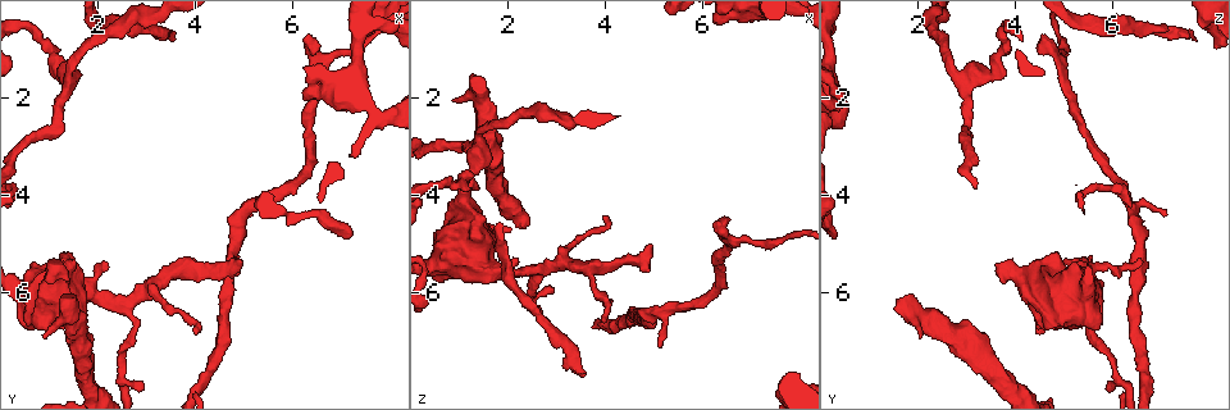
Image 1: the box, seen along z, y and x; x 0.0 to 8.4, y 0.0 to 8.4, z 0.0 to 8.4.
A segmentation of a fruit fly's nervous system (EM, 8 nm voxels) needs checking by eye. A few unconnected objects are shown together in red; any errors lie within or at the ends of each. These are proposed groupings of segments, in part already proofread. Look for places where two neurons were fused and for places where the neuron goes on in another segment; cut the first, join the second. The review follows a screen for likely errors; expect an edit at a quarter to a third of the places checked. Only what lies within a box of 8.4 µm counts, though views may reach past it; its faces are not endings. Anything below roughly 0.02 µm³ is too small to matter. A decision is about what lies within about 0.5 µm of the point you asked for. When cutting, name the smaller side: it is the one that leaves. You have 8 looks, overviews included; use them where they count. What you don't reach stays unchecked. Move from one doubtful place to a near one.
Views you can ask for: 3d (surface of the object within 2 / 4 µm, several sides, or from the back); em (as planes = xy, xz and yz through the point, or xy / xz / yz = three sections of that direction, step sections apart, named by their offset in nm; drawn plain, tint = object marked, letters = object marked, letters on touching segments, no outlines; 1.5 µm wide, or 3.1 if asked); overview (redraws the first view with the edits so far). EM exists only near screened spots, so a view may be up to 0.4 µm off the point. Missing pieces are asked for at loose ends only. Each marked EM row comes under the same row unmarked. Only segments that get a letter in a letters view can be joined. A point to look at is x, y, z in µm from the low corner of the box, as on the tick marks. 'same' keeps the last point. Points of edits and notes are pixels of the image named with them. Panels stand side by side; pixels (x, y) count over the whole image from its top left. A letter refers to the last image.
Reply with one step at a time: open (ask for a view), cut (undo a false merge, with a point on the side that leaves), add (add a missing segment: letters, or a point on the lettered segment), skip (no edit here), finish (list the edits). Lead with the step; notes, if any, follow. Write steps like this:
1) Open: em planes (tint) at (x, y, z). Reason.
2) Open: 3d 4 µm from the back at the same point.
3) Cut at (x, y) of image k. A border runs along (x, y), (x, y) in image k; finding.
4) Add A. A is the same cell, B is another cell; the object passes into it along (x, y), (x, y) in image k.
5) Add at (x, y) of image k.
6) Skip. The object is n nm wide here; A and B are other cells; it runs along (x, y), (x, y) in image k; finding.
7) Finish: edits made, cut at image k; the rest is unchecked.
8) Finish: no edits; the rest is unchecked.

Open: 3d 2 µm at (3.60, 0.85, 7.65). End of a long branch.

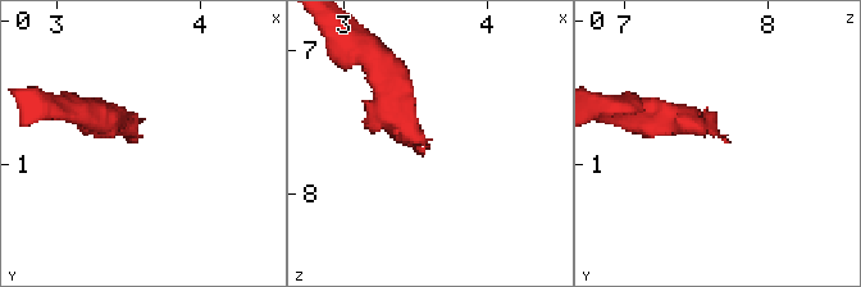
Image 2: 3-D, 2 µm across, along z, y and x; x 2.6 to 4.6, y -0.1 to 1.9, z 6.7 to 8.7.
Open: em xz step 8 (letters) at (3.56, 0.86, 7.70).

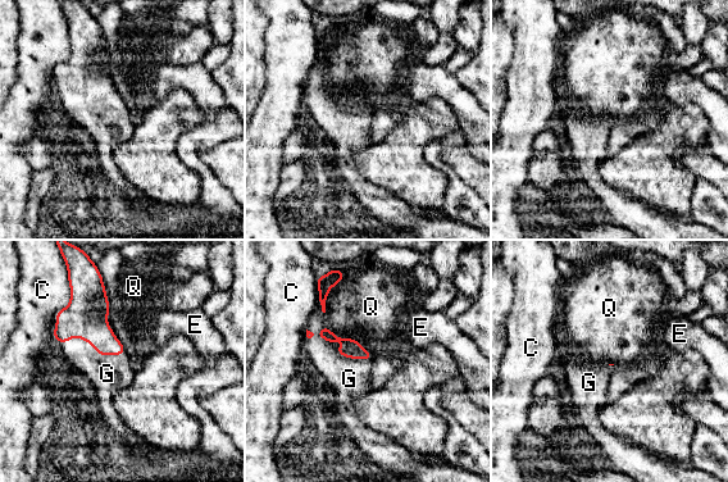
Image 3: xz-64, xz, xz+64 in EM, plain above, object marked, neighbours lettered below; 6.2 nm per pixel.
Add G. G is the same cell, C, E and Q are other cells; the object passes into it along (351, 349), (337, 351), (349, 378) in image 3; the neuron continues.

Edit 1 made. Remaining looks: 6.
Open: em yz step 4 (tint) at (1.25, 6.30, 1.55). Stops while still wide.

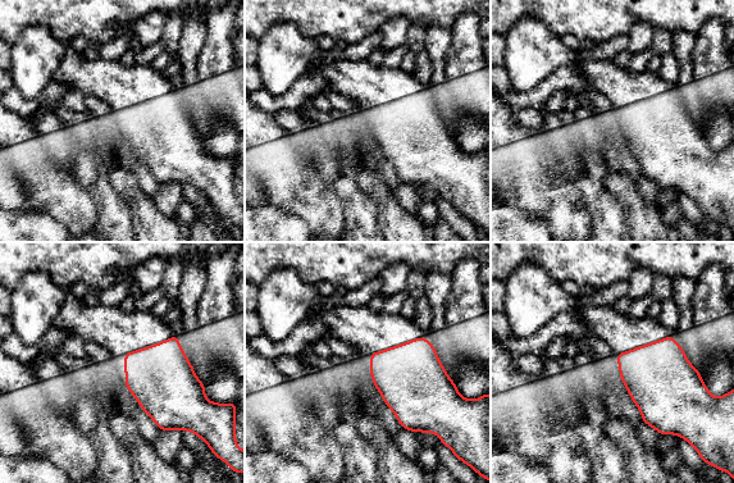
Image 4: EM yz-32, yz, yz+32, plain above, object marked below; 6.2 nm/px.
Open: em planes (letters) at the same point.

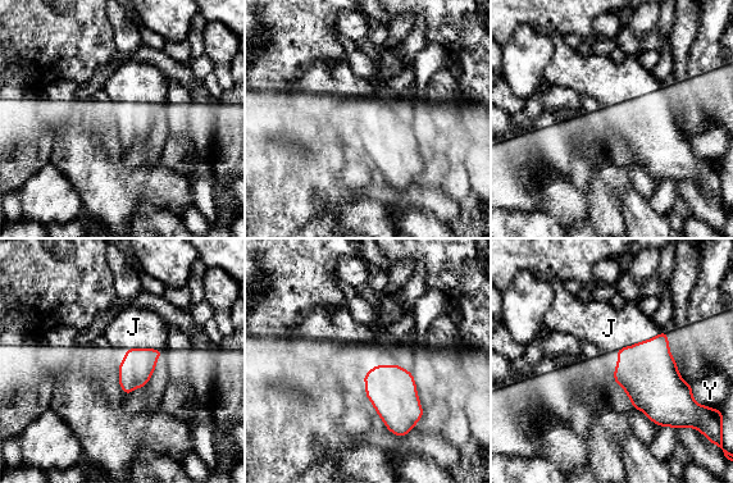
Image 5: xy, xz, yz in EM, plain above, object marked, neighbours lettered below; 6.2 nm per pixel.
Add J. J is the same cell, Y is another cell; the object passes into it along (646, 370), (640, 342), (609, 328) in image 5; it goes on there.

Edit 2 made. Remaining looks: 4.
Open: 3d 2 µm from the back at (1.05, 5.40, 3.60). Branch stops here.

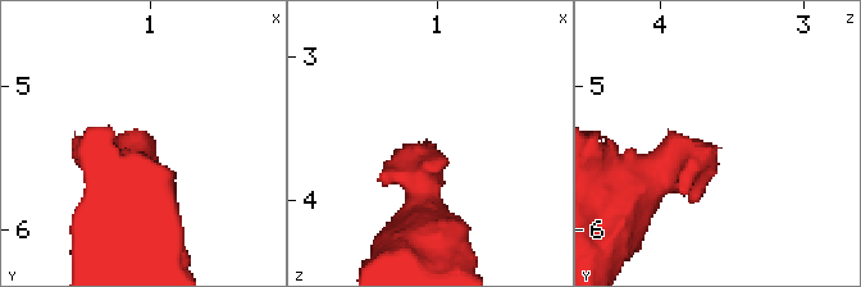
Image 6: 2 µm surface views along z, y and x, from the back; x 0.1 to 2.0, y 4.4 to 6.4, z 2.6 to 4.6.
Open: em planes (letters) at (1.08, 5.44, 3.58). Now the EM.

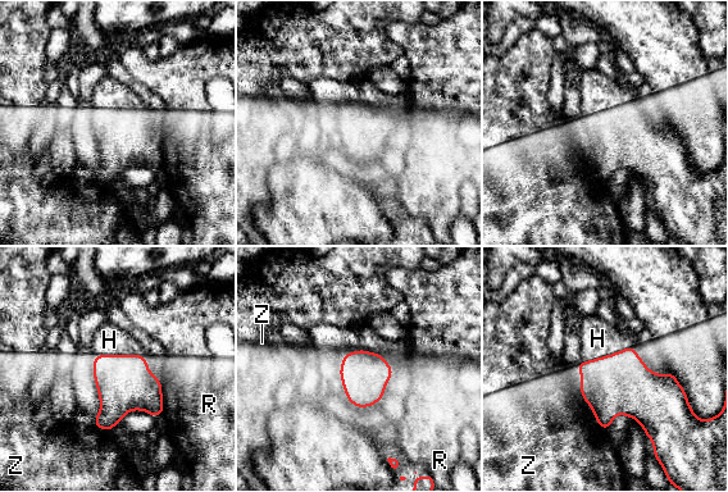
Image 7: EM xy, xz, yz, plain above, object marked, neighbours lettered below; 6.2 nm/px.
Add H. The longest contact is with H, 300 nm; H is the same cell, R and Z are other cells; the object passes into it along (620, 383), (608, 355), (597, 338) in image 7; it goes on there.

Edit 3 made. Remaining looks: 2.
Finish: edits made, add at image 3, add at image 5, add at image 7; the rest is unchecked.

